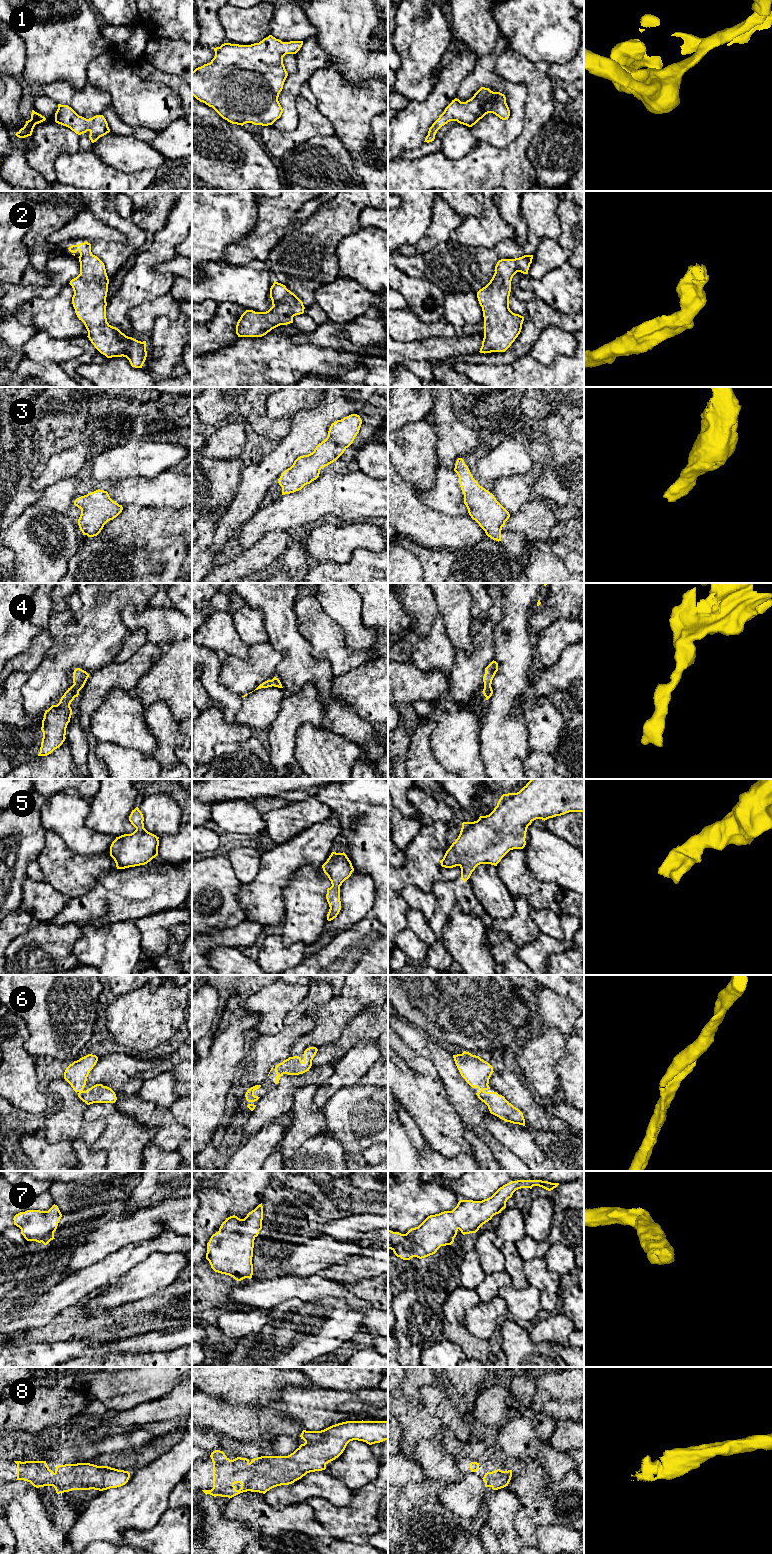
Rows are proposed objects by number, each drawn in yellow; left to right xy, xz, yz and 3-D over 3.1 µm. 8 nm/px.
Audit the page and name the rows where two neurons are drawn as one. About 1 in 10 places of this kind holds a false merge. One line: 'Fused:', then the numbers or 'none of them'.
Fused: none of them

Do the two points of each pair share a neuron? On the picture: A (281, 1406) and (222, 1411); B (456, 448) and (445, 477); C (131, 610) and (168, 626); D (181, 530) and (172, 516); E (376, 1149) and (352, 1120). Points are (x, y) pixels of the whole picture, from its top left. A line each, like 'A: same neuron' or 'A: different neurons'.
A: different neurons
B: different neurons
C: same neuron
D: same neuron
E: different neurons

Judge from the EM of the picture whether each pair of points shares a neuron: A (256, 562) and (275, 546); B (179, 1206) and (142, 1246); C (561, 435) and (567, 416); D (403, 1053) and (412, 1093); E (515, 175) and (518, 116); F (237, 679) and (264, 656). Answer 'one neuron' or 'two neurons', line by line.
A: one neuron
B: two neurons
C: two neurons
D: one neuron
E: two neurons
F: one neuron

